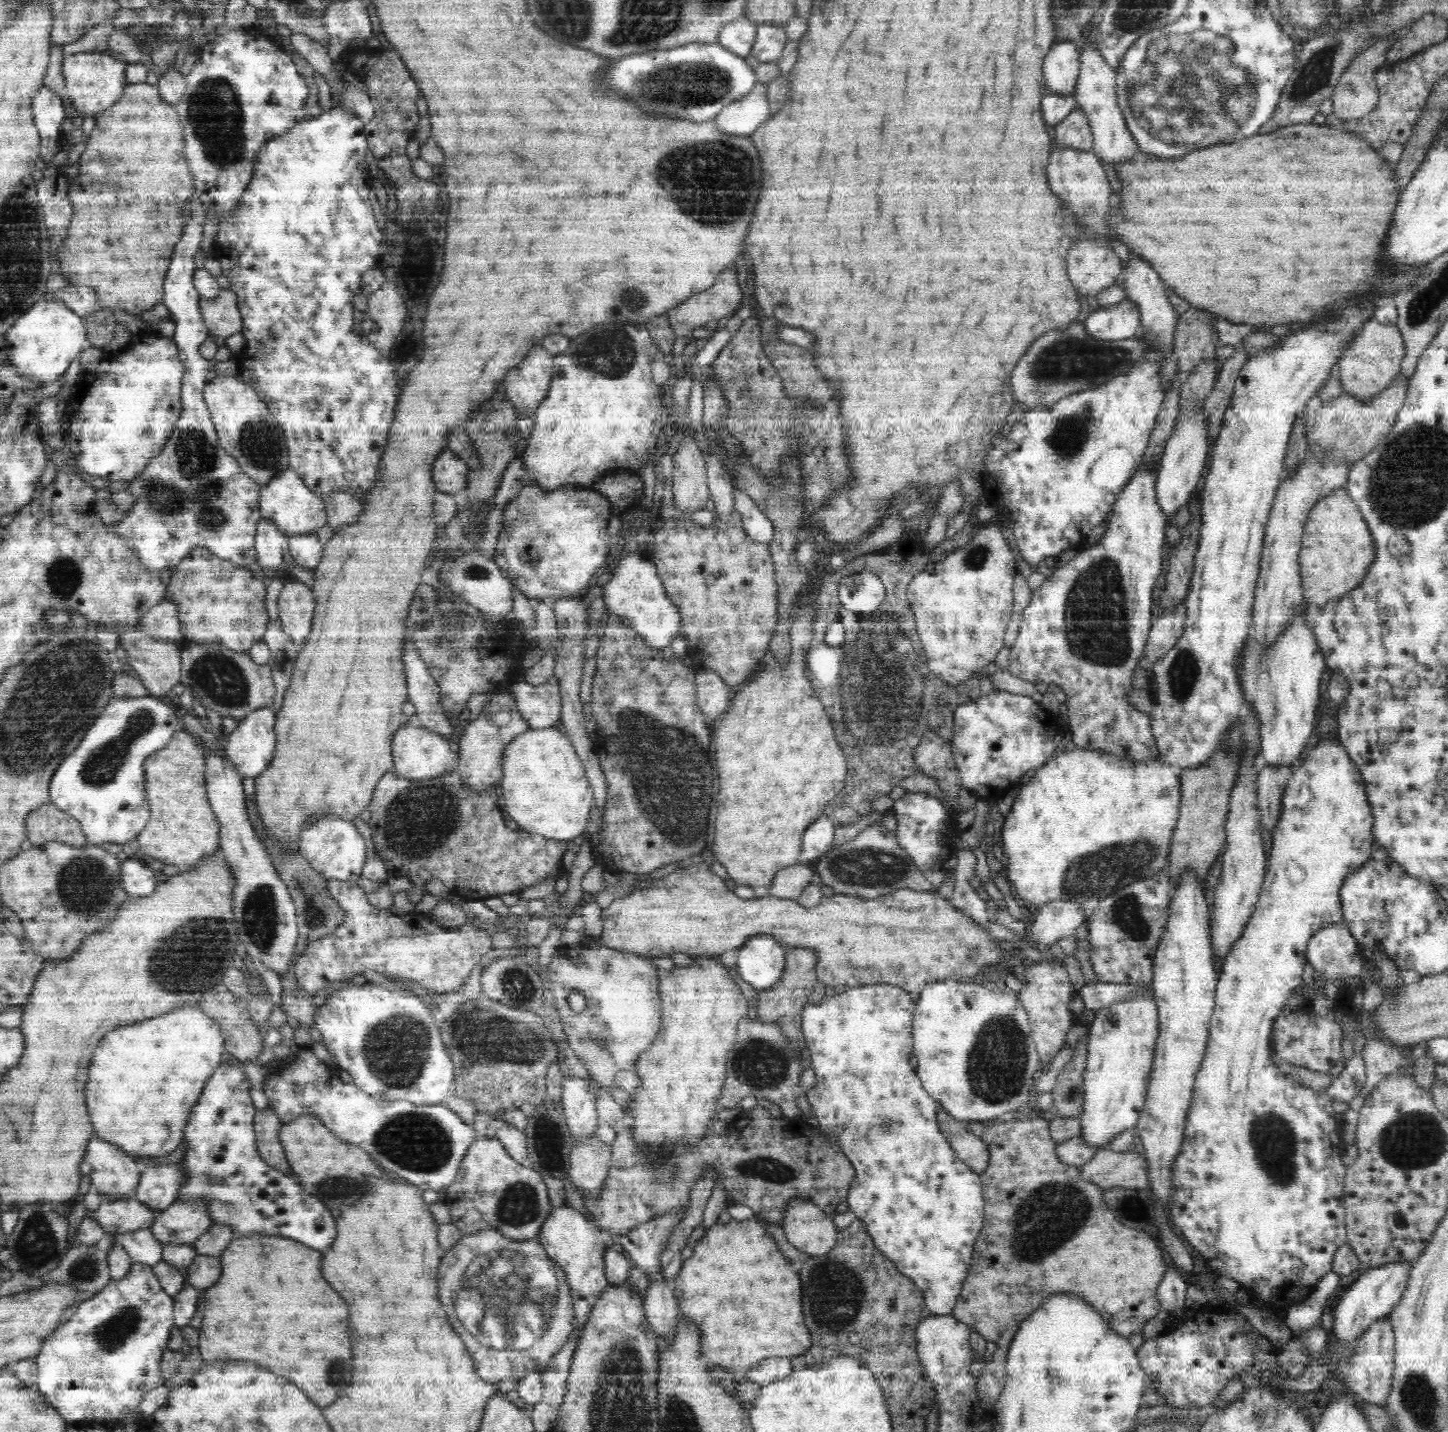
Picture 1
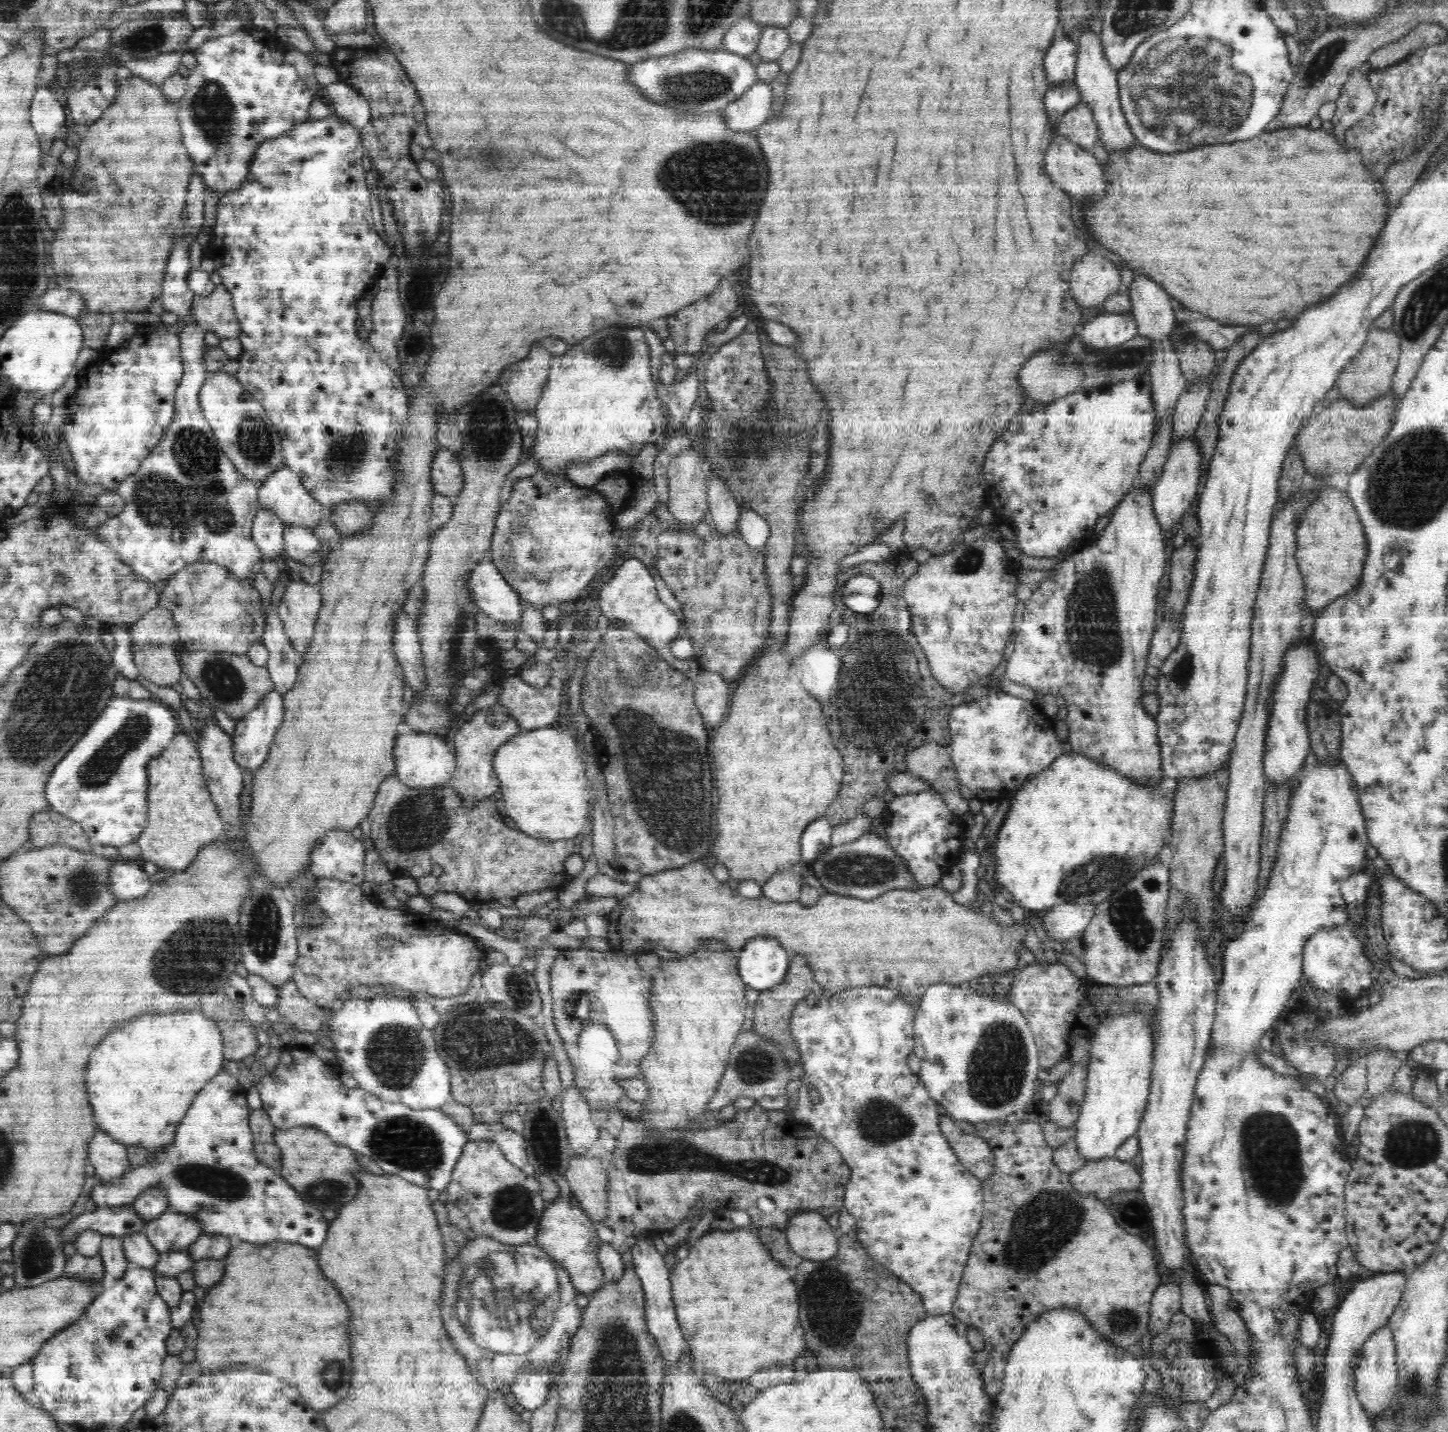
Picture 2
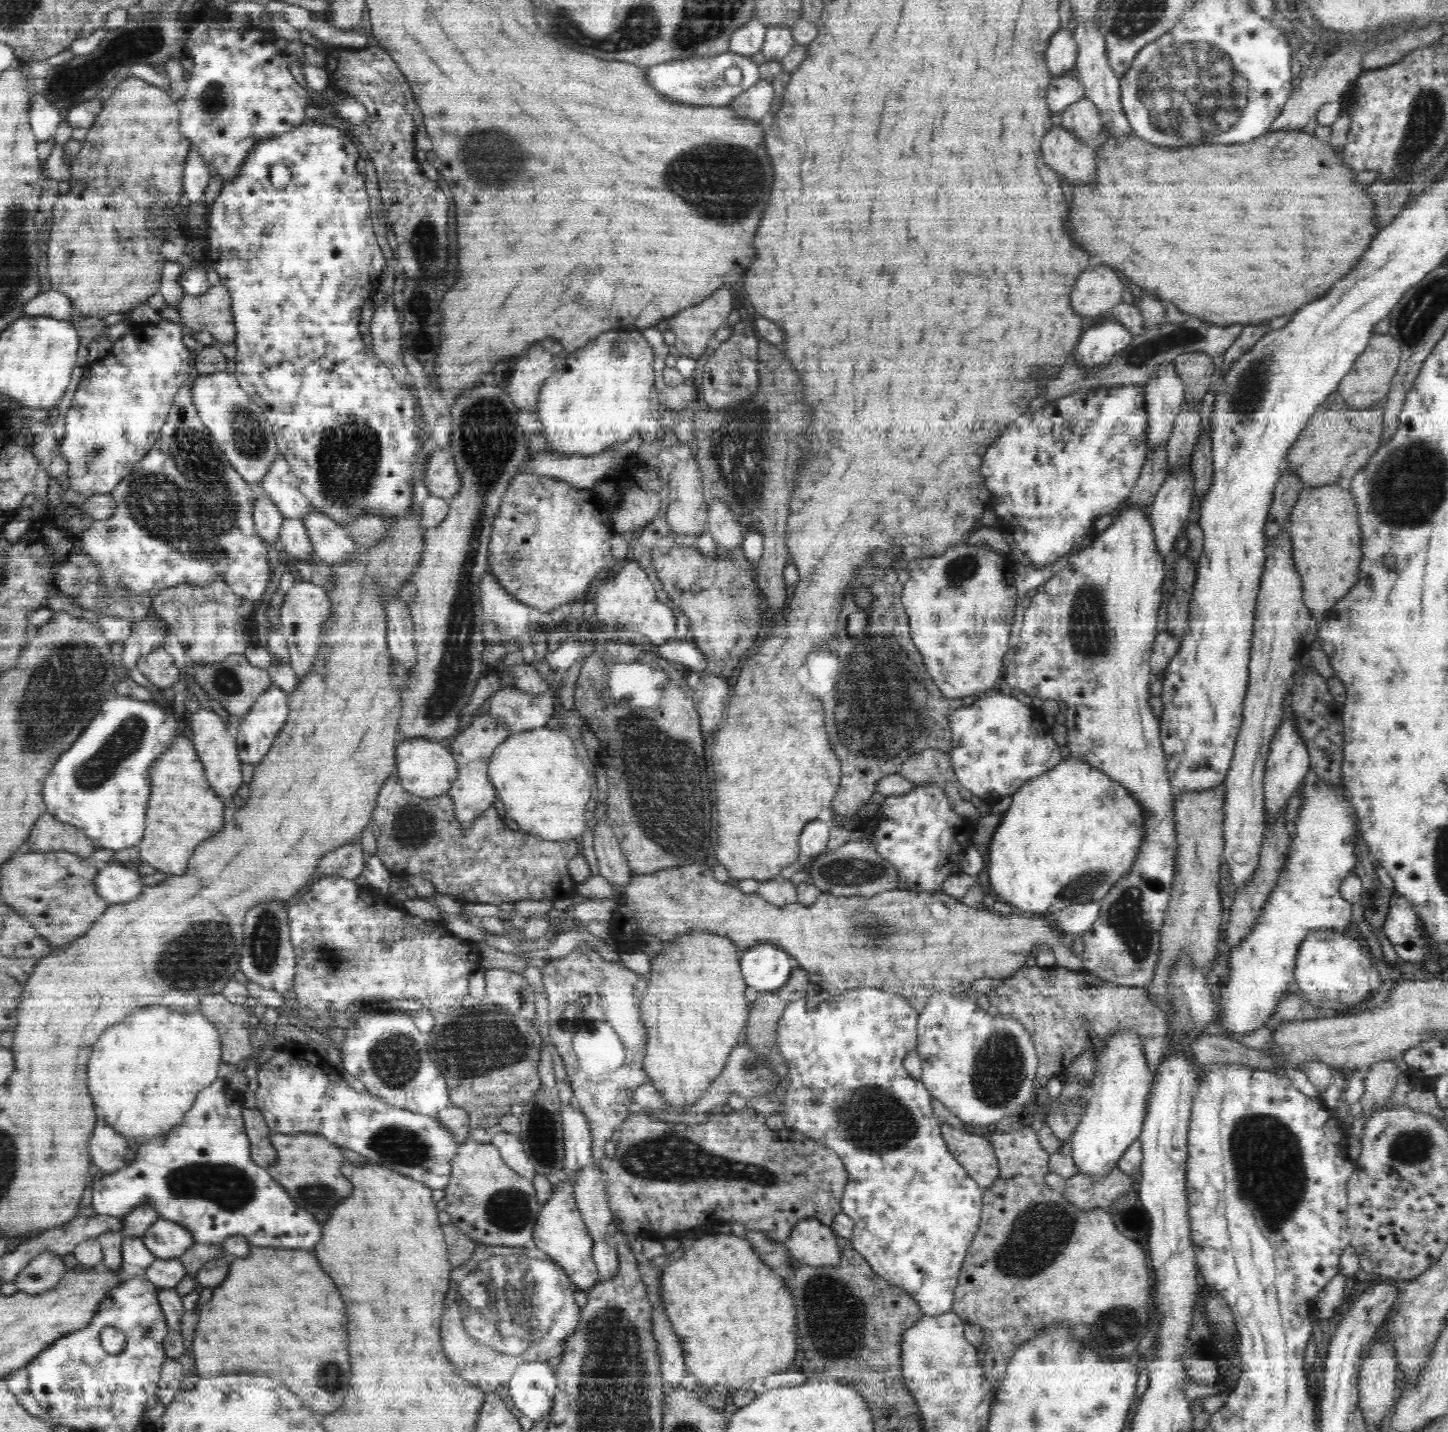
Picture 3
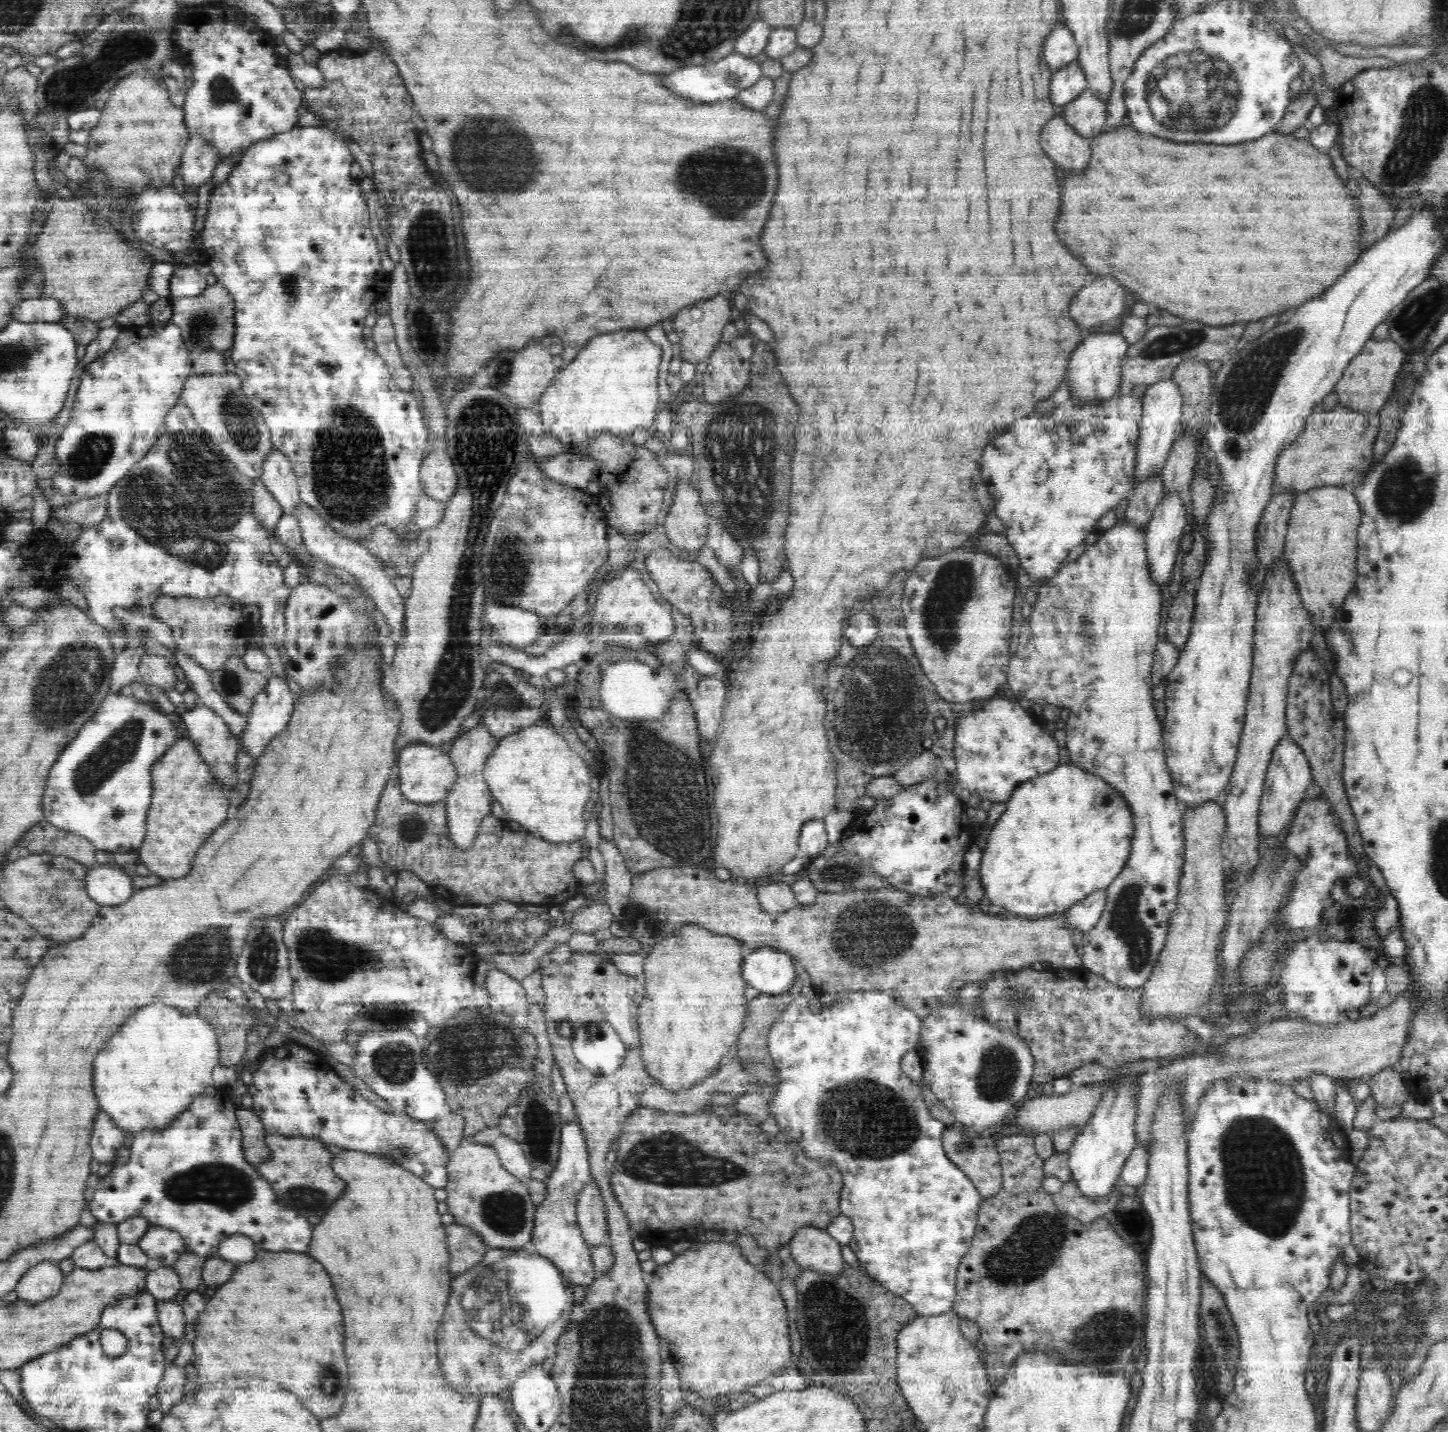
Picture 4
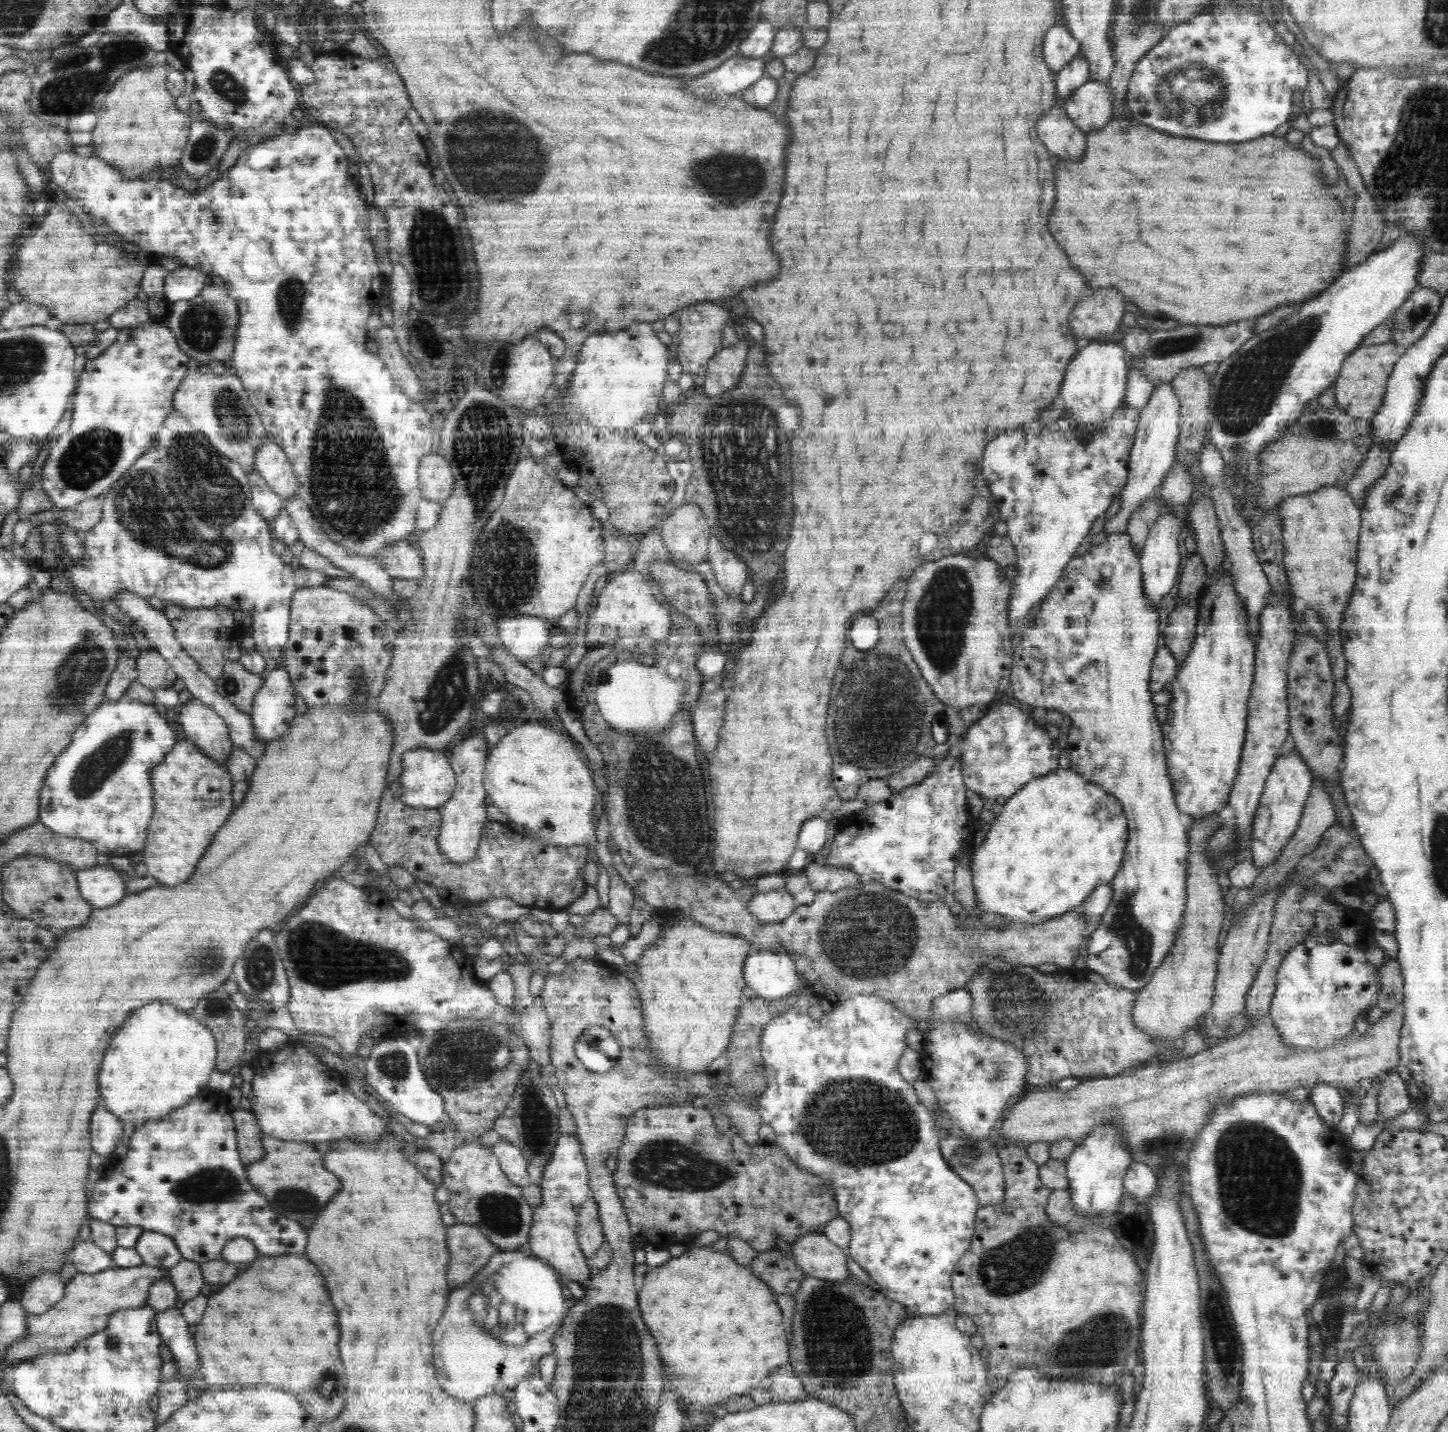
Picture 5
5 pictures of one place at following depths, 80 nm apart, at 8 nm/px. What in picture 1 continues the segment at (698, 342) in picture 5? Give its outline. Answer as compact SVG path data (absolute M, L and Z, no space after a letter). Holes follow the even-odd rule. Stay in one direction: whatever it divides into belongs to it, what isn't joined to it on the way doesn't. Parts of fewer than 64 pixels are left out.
M726 270L722 272L716 279L714 286L710 286L708 290L700 291L698 294L692 294L690 298L684 299L682 302L674 306L674 310L670 308L668 317L670 327L674 331L674 354L682 354L682 350L692 342L694 330L696 328L704 328L708 322L717 321L721 323L723 320L733 315L737 309L742 306L742 291L738 288L738 280L736 280L736 272L734 270Z

